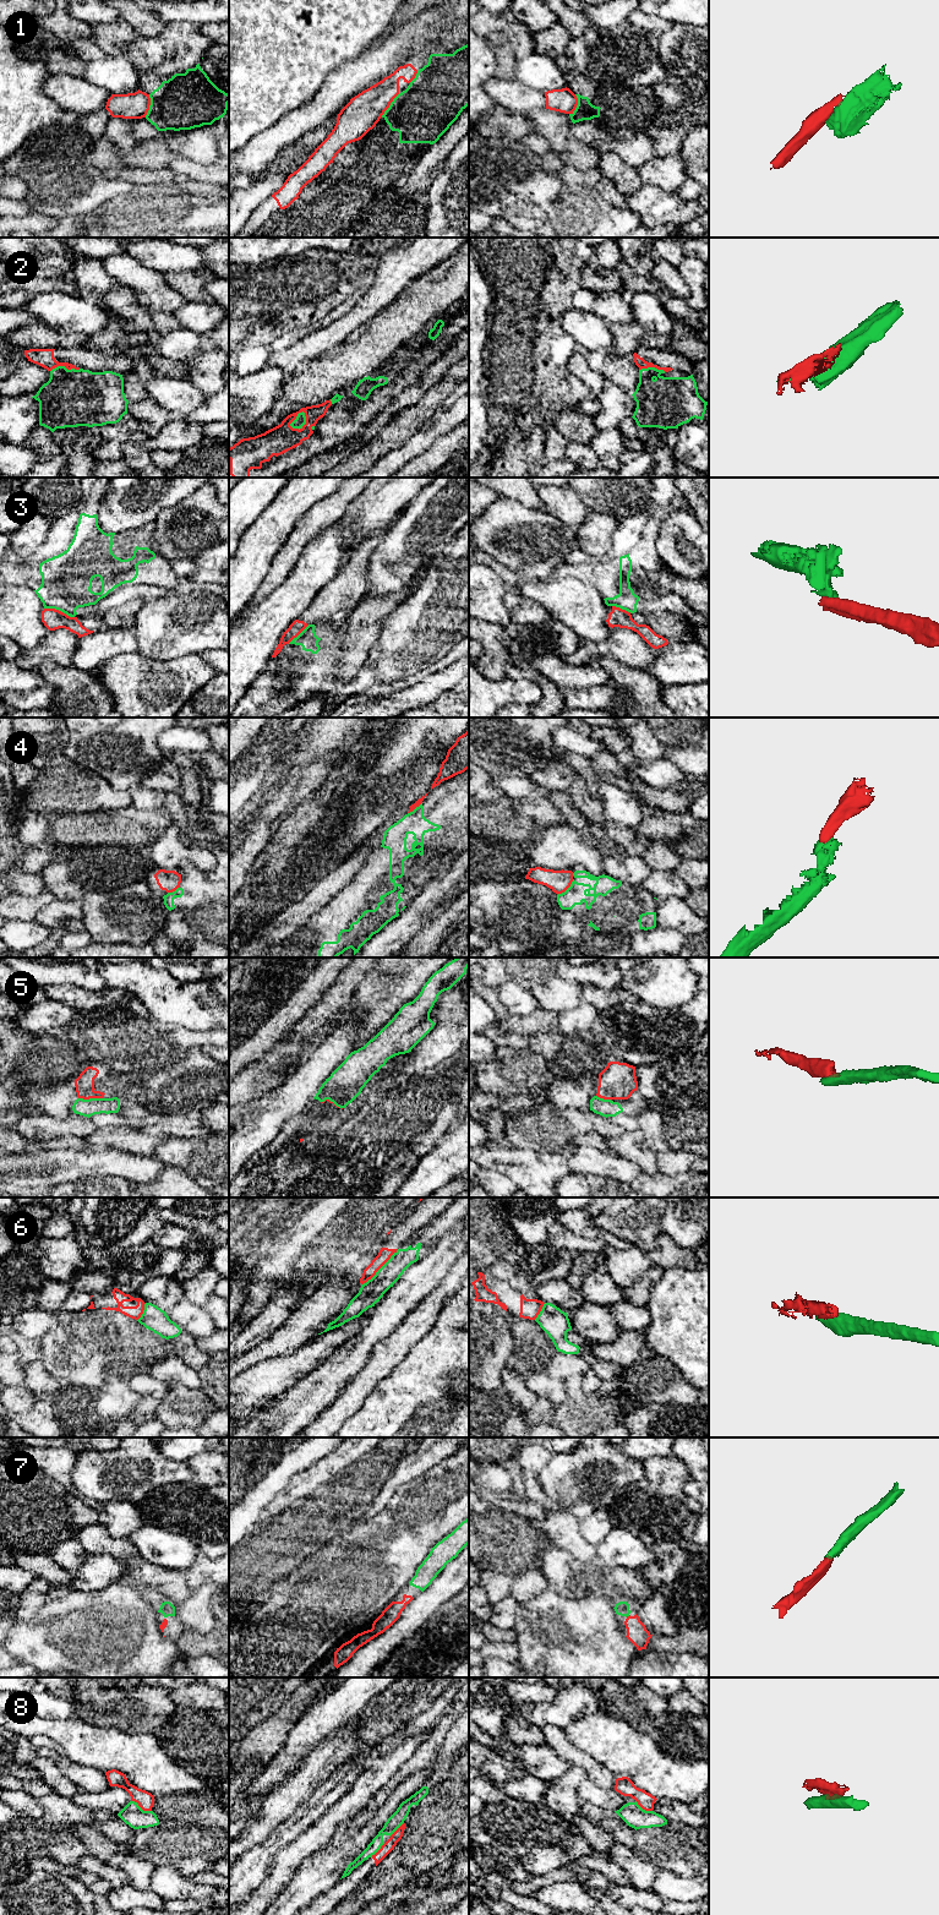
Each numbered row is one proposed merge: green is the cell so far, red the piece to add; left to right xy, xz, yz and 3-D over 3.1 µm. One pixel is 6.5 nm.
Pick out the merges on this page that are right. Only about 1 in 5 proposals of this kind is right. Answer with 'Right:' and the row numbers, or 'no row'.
Right: 7

